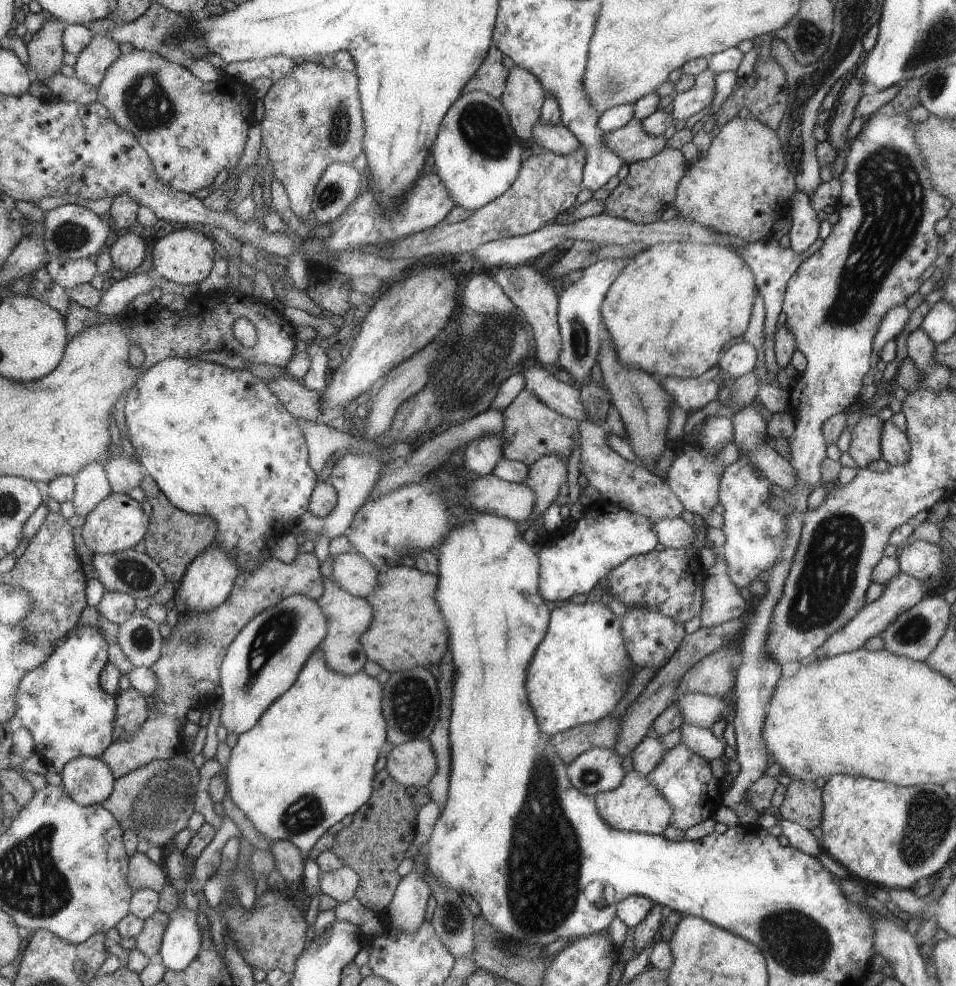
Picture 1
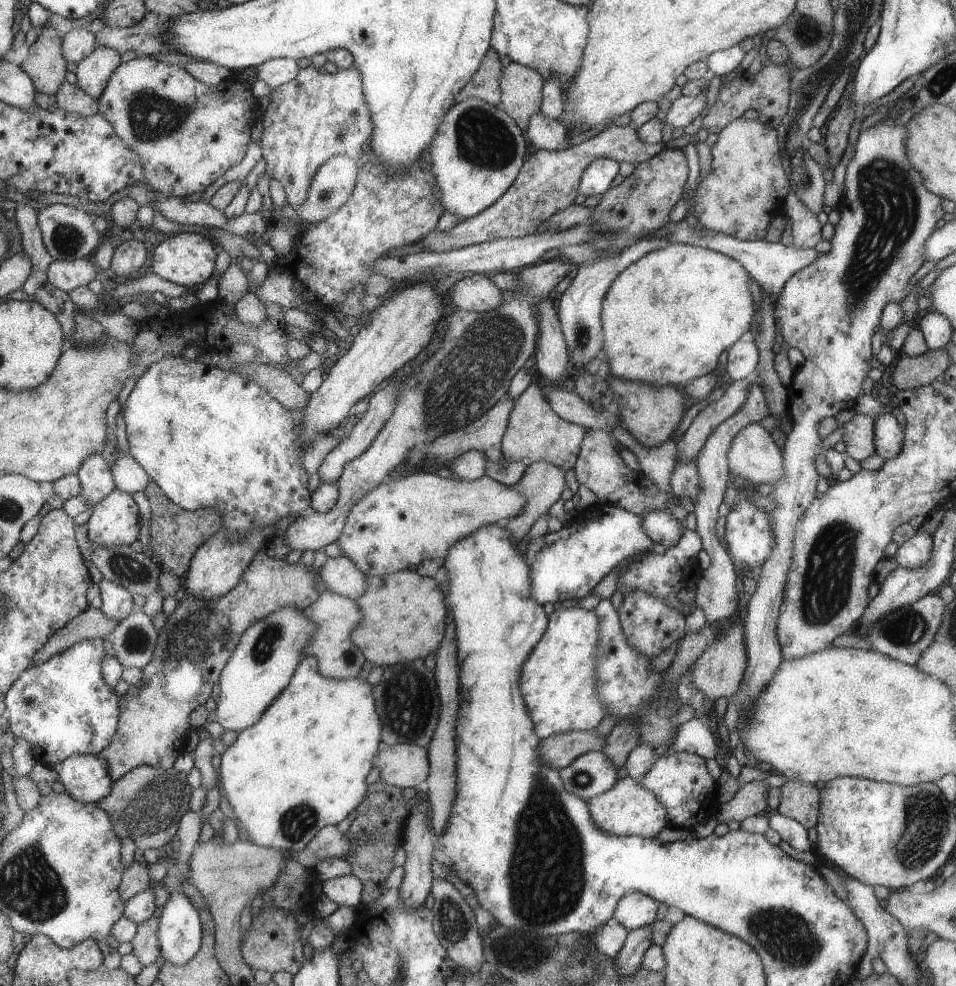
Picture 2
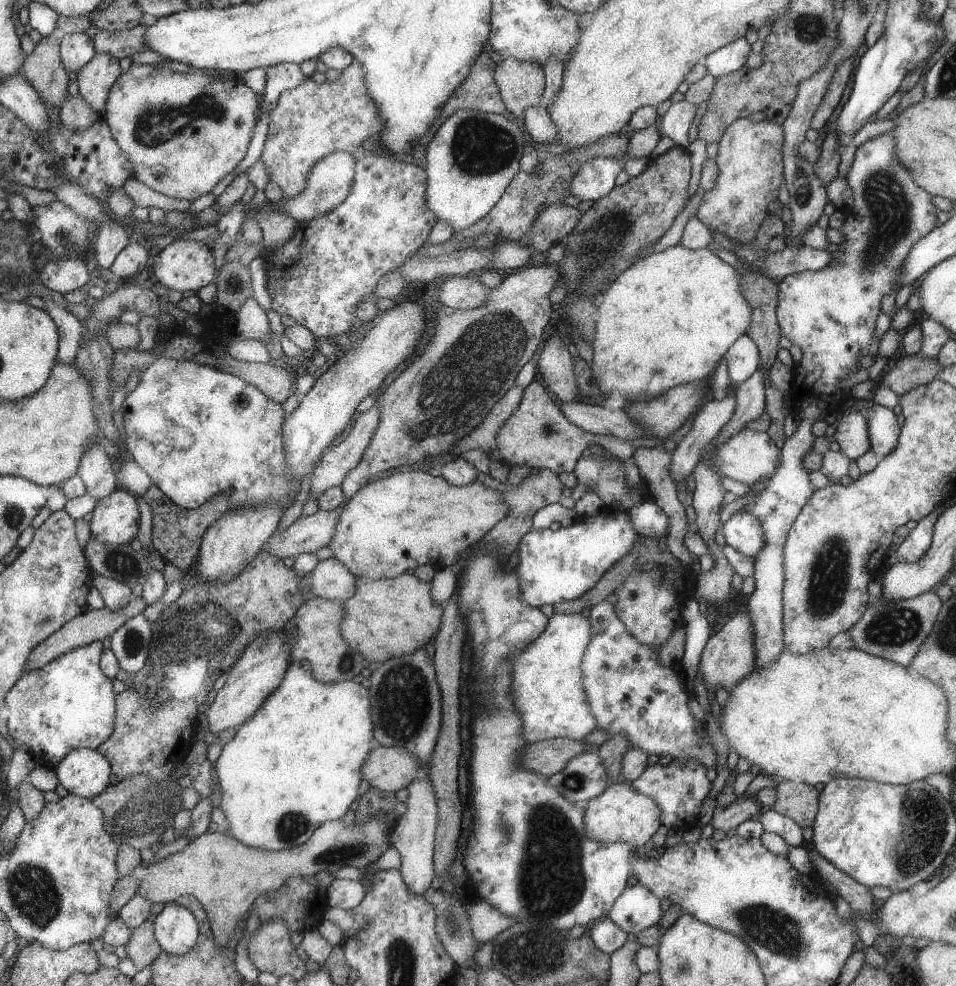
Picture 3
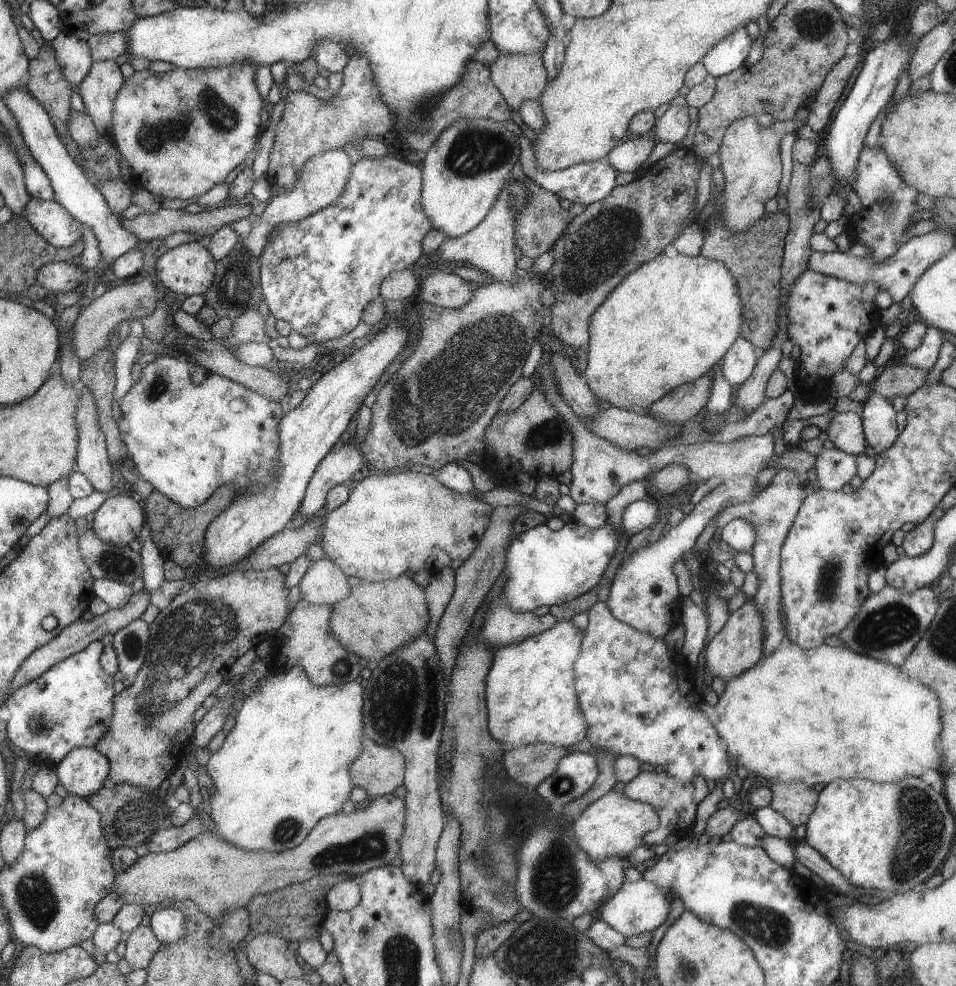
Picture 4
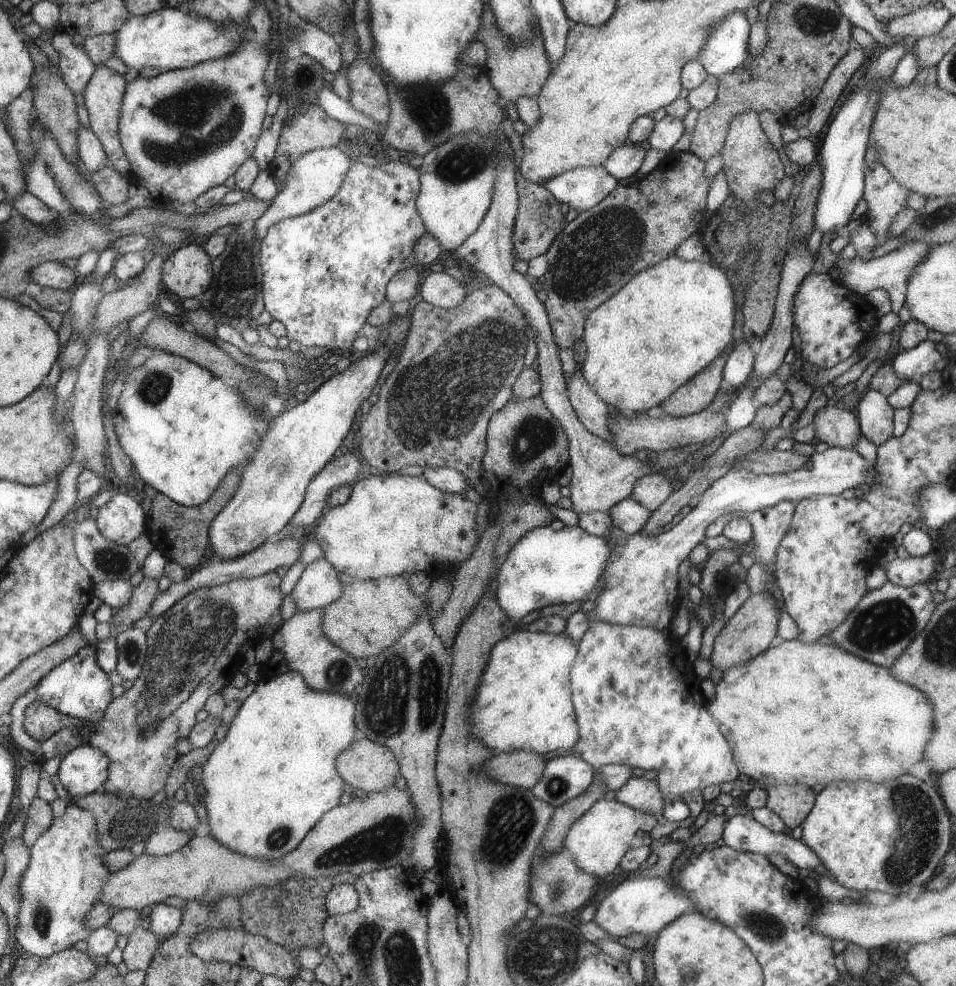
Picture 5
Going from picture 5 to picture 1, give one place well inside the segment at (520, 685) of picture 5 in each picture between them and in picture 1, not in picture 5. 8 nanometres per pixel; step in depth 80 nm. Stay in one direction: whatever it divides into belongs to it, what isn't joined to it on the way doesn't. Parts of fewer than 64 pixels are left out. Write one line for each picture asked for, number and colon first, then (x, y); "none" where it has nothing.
1: (576, 676)
2: (557, 682)
3: (547, 693)
4: (529, 688)

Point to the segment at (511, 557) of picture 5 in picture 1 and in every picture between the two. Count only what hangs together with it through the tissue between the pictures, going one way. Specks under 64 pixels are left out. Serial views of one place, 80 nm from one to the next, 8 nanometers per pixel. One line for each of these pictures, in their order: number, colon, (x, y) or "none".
1: (569, 561)
2: (568, 563)
3: (554, 566)
4: (542, 566)

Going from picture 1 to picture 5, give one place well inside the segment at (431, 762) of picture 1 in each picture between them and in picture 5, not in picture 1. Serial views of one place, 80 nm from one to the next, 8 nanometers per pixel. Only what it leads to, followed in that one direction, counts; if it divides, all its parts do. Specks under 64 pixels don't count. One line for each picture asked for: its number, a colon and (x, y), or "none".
2: (402, 765)
3: (389, 769)
4: (379, 770)
5: (366, 766)

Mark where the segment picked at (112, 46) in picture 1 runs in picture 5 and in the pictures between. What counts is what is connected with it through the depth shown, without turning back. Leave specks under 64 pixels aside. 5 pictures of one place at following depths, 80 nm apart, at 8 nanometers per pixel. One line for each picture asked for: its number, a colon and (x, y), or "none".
2: (94, 73)
3: (95, 79)
4: (100, 87)
5: (103, 94)

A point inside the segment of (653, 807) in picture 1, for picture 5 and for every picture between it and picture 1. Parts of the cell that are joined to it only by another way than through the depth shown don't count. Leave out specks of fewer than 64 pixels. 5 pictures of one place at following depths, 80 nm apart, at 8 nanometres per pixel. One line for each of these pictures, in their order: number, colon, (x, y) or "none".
2: (626, 809)
3: (620, 814)
4: (613, 824)
5: (600, 836)

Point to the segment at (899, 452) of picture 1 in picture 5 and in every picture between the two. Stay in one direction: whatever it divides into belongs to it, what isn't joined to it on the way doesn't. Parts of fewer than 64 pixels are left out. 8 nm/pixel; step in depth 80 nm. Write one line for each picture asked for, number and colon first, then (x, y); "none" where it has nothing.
2: (887, 435)
3: (883, 430)
4: (878, 418)
5: (874, 414)

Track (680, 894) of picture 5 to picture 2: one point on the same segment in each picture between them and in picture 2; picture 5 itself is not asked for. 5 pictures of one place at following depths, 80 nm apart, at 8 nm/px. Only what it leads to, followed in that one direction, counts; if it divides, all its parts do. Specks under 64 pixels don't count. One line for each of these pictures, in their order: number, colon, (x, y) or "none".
2: (635, 909)
3: (637, 908)
4: (639, 906)

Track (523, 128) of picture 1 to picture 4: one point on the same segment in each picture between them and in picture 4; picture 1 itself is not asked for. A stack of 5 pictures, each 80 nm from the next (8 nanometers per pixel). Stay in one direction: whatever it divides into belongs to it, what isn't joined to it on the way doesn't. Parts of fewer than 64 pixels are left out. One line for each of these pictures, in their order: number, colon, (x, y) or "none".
2: (521, 87)
3: (521, 83)
4: (518, 77)

